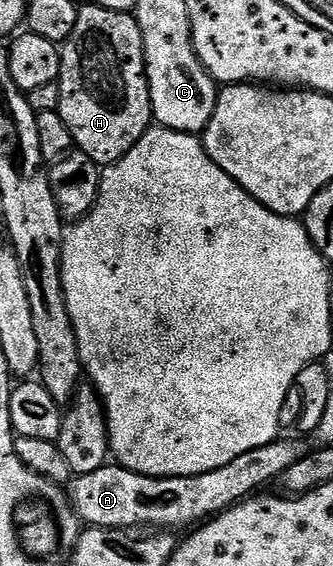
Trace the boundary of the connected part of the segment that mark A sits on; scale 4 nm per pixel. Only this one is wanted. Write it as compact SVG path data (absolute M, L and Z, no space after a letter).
M279 439L268 443L264 447L256 447L256 451L248 451L244 455L240 455L240 459L232 459L230 463L219 469L212 469L207 473L200 473L191 477L149 477L143 473L133 473L131 469L126 468L121 463L107 463L96 471L83 473L73 478L72 504L83 522L90 521L86 523L104 529L158 527L163 523L170 523L166 521L186 521L189 517L206 519L241 502L244 498L259 490L256 488L266 484L273 477L274 480L281 478L282 473L288 471L288 467L292 467L299 456L300 450L292 442Z

